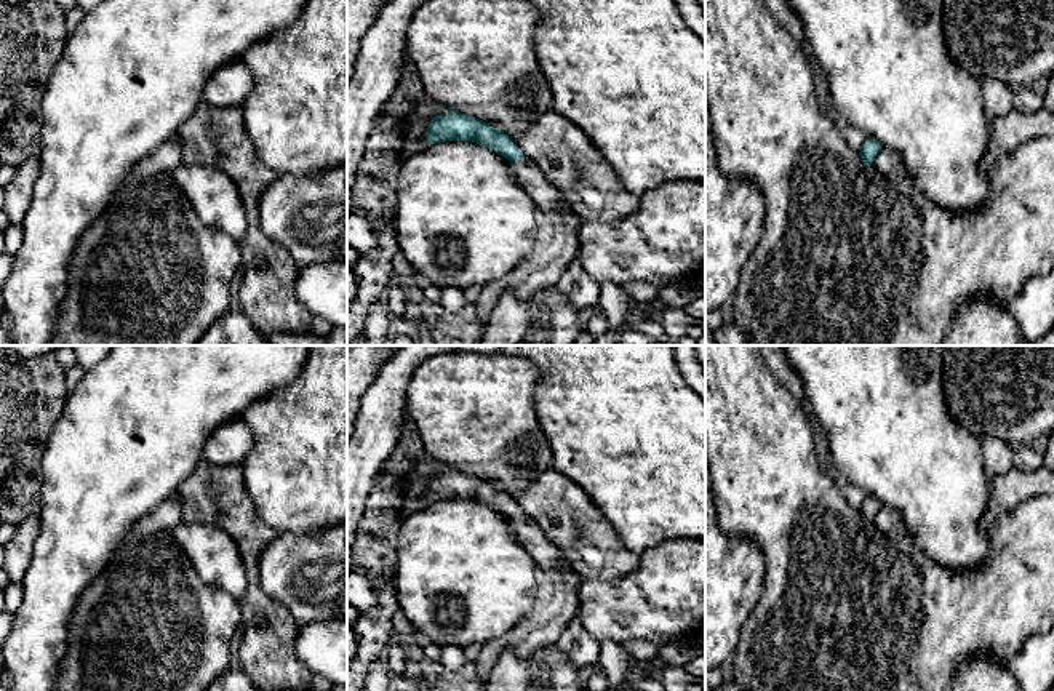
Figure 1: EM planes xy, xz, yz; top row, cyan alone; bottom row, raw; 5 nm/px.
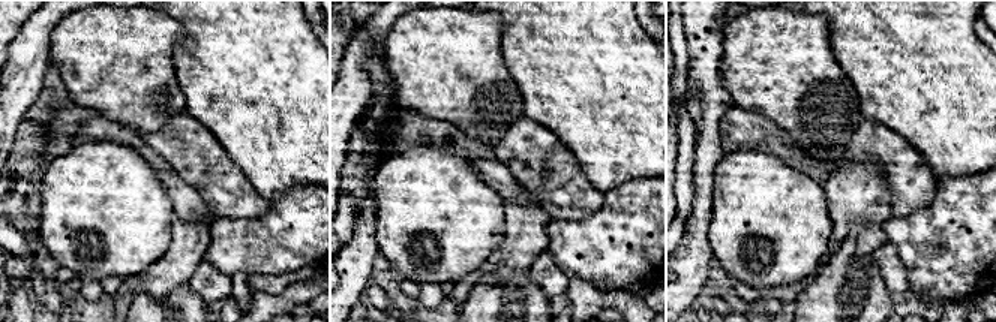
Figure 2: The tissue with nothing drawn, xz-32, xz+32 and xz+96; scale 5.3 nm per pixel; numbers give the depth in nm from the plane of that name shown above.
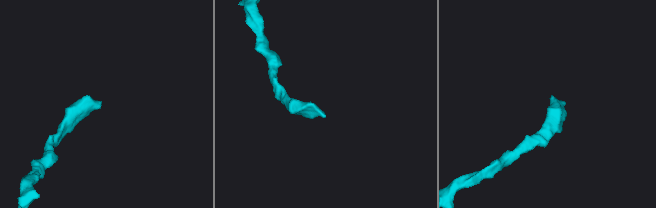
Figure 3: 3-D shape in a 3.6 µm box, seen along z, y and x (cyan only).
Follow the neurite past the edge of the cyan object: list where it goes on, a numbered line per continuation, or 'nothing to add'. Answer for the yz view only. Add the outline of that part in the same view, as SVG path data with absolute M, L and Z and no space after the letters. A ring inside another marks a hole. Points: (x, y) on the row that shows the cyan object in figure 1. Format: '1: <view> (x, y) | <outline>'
1: yz (886, 162) | M881 147L872 165L881 174L889 176L891 173L902 170L902 157L897 152Z

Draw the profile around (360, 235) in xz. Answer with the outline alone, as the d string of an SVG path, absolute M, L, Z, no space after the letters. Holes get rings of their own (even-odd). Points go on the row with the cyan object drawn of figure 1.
M353 211L347 218L347 243L358 254L369 254L376 250L376 235L363 211Z

